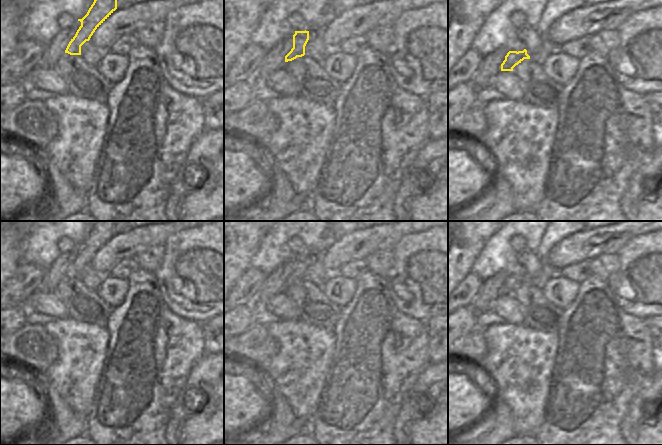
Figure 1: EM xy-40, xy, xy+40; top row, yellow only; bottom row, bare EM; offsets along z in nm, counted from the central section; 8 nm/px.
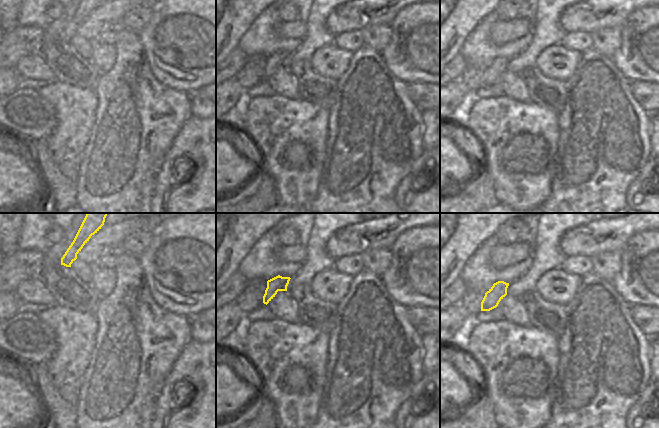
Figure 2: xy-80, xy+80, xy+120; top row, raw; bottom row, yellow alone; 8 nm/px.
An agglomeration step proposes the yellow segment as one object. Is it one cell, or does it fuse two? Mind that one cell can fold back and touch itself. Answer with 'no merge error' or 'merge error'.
no merge error

